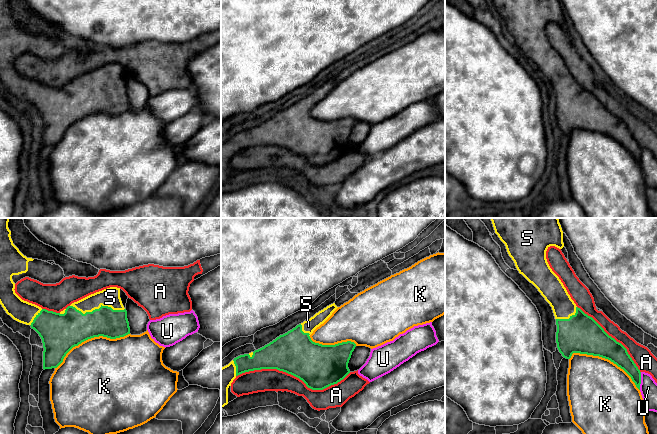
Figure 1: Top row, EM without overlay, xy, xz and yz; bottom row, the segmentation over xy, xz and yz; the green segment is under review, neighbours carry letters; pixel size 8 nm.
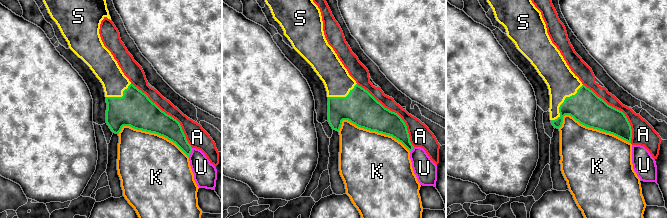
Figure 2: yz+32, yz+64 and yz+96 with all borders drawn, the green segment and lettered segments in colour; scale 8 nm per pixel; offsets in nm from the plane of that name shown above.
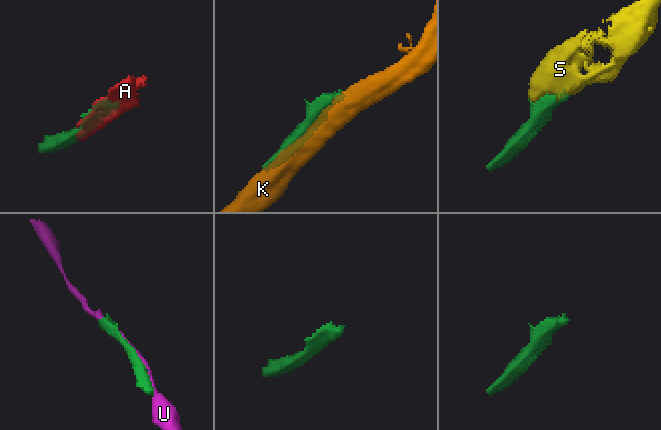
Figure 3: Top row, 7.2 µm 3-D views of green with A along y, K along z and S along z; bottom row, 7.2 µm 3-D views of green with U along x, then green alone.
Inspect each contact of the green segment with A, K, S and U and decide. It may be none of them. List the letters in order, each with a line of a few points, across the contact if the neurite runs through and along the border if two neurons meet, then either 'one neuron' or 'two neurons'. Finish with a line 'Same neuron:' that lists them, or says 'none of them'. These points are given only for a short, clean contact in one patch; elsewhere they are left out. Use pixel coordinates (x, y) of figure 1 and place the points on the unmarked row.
A: two neurons
K: two neurons
S: one neuron
U: two neurons
Same neuron: S

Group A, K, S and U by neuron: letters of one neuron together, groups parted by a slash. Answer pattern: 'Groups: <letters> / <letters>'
Groups: A / K / S / U

